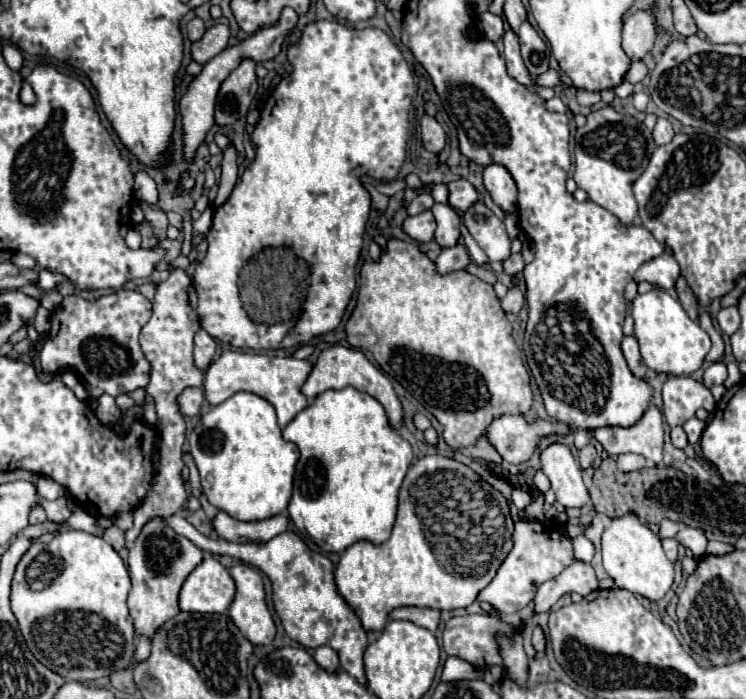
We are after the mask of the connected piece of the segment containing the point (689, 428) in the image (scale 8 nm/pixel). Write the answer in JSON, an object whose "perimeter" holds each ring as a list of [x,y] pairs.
{"perimeter":[[[691,418],[691,420],[687,420],[687,422],[683,424],[683,430],[685,430],[687,438],[689,438],[689,444],[699,442],[703,428],[705,428],[705,422],[701,422],[701,420],[697,420],[697,418]]]}

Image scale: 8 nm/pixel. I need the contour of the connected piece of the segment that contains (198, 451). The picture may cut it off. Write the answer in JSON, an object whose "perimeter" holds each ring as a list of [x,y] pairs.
{"perimeter":[[[235,392],[231,398],[227,398],[219,406],[213,406],[207,414],[201,416],[199,424],[189,434],[189,444],[191,444],[191,456],[197,462],[201,474],[203,494],[215,508],[243,522],[265,520],[283,514],[283,510],[287,510],[287,504],[291,500],[293,474],[295,474],[295,464],[299,460],[299,450],[295,448],[295,444],[283,440],[281,428],[275,418],[275,410],[267,400],[251,392]]]}

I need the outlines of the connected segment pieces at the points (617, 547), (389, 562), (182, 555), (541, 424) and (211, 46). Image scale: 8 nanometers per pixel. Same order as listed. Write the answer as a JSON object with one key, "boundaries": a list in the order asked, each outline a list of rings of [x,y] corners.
{"boundaries":[[[[635,514],[615,518],[613,524],[603,532],[603,566],[613,578],[615,588],[641,594],[651,602],[661,600],[671,590],[675,578],[673,564],[667,560],[661,540]]],[[[423,456],[407,472],[401,492],[397,520],[391,538],[373,544],[369,540],[349,546],[337,564],[335,582],[341,596],[355,608],[365,630],[383,630],[387,616],[399,606],[431,606],[437,610],[467,608],[477,594],[493,580],[497,568],[503,564],[513,548],[513,520],[509,504],[501,492],[487,484],[469,466],[441,456]]],[[[153,518],[145,524],[135,546],[129,550],[129,576],[131,576],[131,592],[129,592],[129,612],[135,626],[135,636],[151,638],[157,628],[161,628],[167,620],[177,616],[179,610],[179,590],[185,578],[193,572],[193,568],[203,560],[203,550],[199,550],[187,538],[175,534],[163,518]]],[[[503,414],[491,420],[483,436],[495,446],[505,462],[523,464],[535,454],[535,448],[543,436],[557,434],[563,438],[569,432],[571,426],[563,422],[549,422],[541,418],[527,420],[523,414]]],[[[215,24],[211,26],[201,40],[193,42],[191,46],[191,56],[195,62],[205,64],[207,60],[211,60],[213,56],[217,56],[223,48],[227,48],[227,40],[229,40],[229,28],[225,24]]]]}

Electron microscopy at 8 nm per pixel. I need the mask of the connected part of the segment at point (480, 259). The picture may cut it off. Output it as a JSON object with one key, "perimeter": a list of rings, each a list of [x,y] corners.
{"perimeter":[[[459,212],[459,216],[461,219],[461,236],[464,239],[464,245],[466,246],[471,259],[478,265],[489,263],[489,259],[485,252],[483,252],[465,227],[463,222],[463,212]]]}

